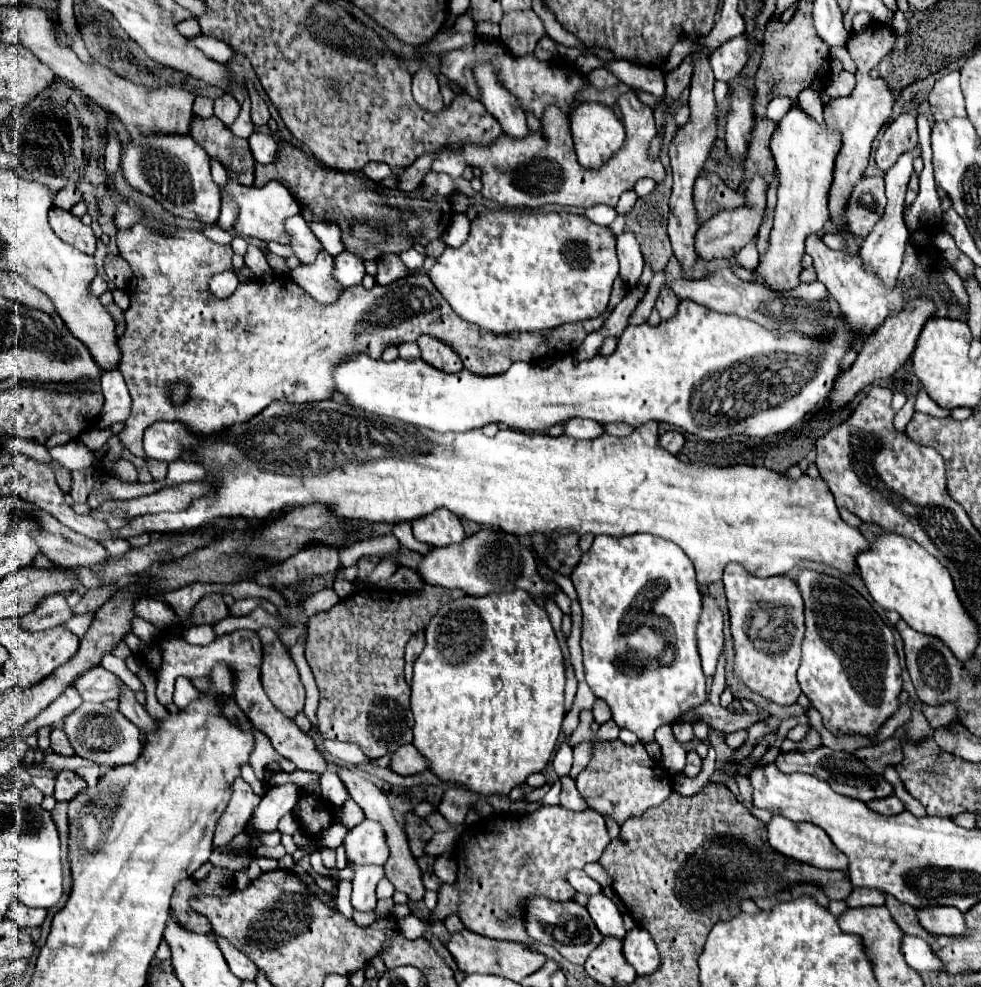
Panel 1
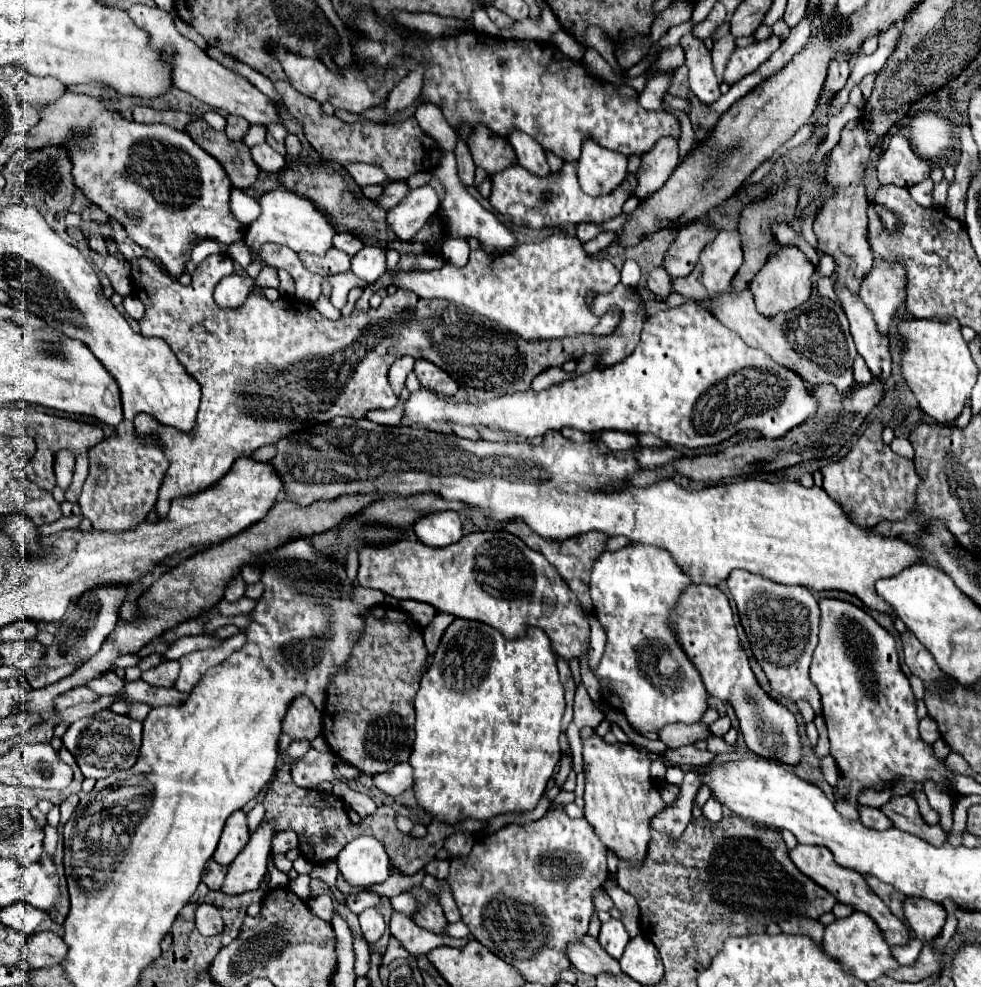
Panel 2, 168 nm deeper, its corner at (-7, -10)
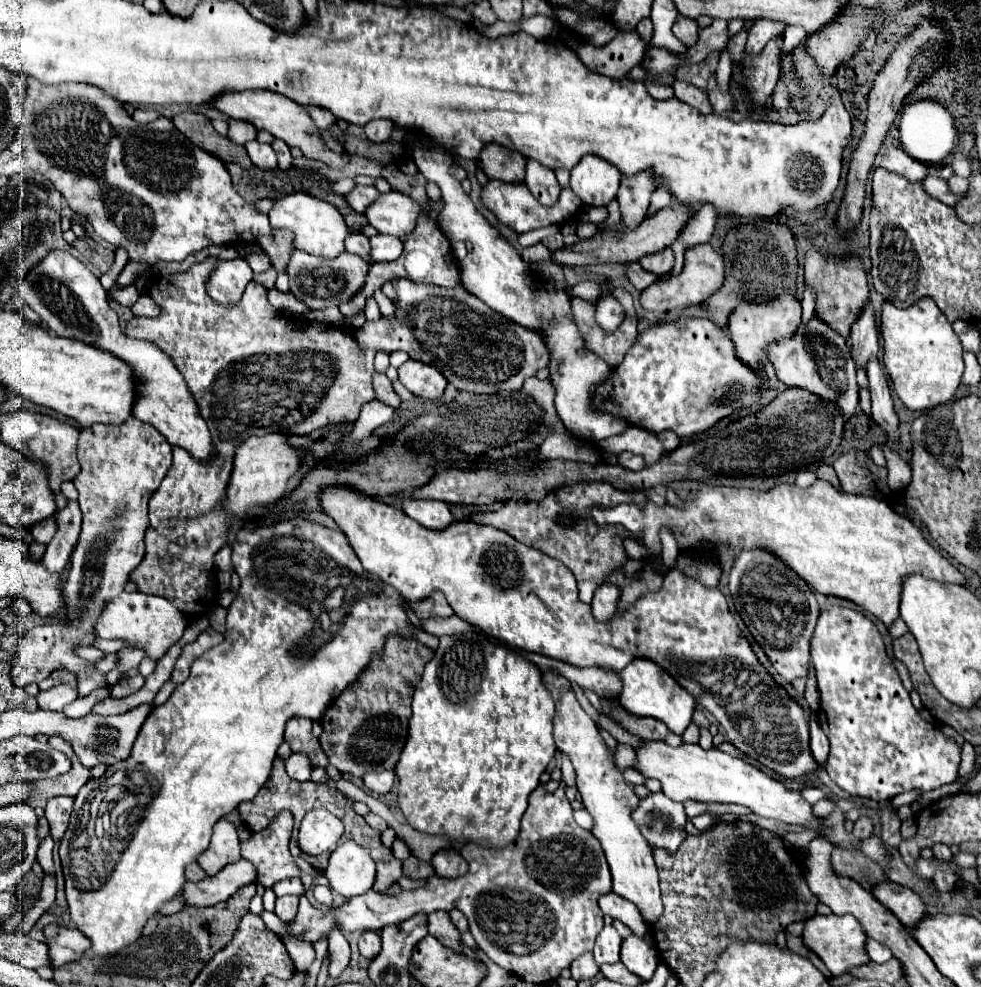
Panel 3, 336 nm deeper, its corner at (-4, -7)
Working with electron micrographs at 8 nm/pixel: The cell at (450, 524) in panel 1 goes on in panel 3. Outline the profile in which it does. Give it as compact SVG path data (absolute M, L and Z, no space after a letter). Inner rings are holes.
M403 499L401 501L401 509L415 519L417 523L421 523L423 527L429 529L445 529L447 525L453 523L451 511L447 507L447 503L443 501L425 501L425 499Z

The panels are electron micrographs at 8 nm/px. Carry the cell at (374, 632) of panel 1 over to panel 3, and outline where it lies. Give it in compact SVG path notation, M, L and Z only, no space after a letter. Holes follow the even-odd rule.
M389 637L383 655L375 657L371 667L359 677L359 683L343 691L343 695L339 695L319 719L323 727L323 733L319 735L321 749L329 763L343 775L363 777L367 771L379 773L395 767L407 739L411 695L431 657L433 651L419 641Z

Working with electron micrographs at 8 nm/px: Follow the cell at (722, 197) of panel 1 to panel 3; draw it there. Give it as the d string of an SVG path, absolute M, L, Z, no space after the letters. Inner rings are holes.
M667 247L659 253L653 253L653 255L645 255L643 259L639 259L641 267L649 273L655 273L655 275L665 275L669 273L669 269L673 267L673 261L675 261L675 255L673 251Z

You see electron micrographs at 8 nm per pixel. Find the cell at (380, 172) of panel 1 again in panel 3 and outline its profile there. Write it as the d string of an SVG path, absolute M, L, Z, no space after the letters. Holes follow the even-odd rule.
M241 91L241 93L231 93L231 95L221 95L213 107L217 107L221 113L225 113L231 119L243 119L253 123L257 129L269 131L273 137L283 139L289 147L299 147L305 157L317 159L327 163L329 167L343 167L347 163L345 155L333 153L325 141L321 139L321 131L313 123L313 119L307 115L303 107L297 103L291 103L291 99L283 99L283 95L275 93L263 93L263 91Z

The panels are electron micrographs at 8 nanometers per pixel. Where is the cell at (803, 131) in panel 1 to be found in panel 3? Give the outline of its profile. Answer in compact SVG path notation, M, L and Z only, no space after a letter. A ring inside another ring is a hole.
M777 297L771 303L761 303L761 305L753 305L753 303L739 303L737 309L733 311L733 315L729 317L729 337L735 345L735 355L739 361L743 361L747 367L751 367L753 371L761 371L765 373L763 361L767 359L767 349L771 343L779 341L779 339L789 339L791 335L795 335L797 327L801 323L801 305L795 297Z

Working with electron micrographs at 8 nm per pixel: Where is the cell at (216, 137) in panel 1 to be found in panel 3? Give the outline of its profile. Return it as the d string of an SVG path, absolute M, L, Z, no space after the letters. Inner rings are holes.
M179 113L173 117L173 125L197 147L219 157L223 163L237 163L243 169L249 169L253 163L243 145L231 143L227 137L219 135L211 121L201 113Z

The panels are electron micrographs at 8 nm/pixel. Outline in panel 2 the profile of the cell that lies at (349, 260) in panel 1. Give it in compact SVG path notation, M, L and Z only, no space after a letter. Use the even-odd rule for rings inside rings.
M364 246L356 256L352 256L352 272L366 284L374 284L378 276L386 272L386 252L374 246Z

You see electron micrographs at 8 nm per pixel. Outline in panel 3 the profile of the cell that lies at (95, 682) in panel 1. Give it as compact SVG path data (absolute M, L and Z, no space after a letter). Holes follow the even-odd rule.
M55 685L47 691L39 691L37 695L39 709L49 709L49 711L63 711L63 707L75 699L77 699L77 689L73 689L71 685Z

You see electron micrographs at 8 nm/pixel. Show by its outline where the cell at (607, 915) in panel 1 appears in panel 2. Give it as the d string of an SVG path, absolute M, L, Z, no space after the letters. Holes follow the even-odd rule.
M610 918L608 922L602 924L598 940L602 942L602 948L606 948L608 954L618 960L622 956L626 944L628 944L628 940L630 940L630 936L628 936L628 932L620 920Z

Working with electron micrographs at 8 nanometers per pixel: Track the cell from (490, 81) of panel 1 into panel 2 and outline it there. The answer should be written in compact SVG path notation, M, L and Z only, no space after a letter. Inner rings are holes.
M514 128L514 132L510 132L510 136L508 136L508 142L512 144L512 148L514 148L516 156L518 156L518 162L526 170L530 170L532 174L538 174L538 176L548 176L550 174L544 150L534 138L530 138L528 134L518 132Z

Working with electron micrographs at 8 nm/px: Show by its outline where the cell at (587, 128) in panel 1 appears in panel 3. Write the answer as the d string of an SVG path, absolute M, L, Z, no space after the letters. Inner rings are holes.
M585 155L571 169L571 189L585 203L593 207L607 207L619 189L621 173L595 155Z

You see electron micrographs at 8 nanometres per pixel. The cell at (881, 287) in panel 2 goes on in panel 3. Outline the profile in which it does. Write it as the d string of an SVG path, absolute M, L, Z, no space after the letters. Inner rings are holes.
M867 305L867 309L859 315L851 329L851 357L859 369L867 369L867 363L877 357L879 351L879 337L875 331L873 321L873 309Z

